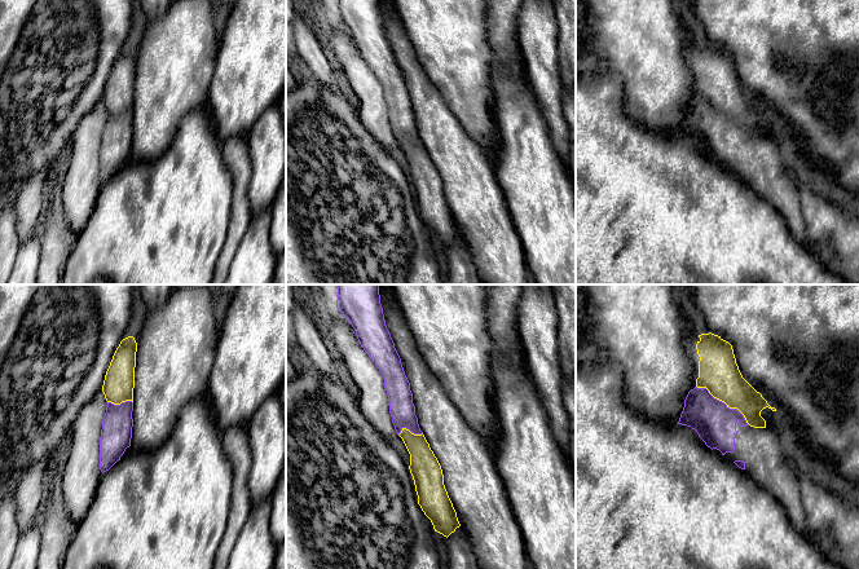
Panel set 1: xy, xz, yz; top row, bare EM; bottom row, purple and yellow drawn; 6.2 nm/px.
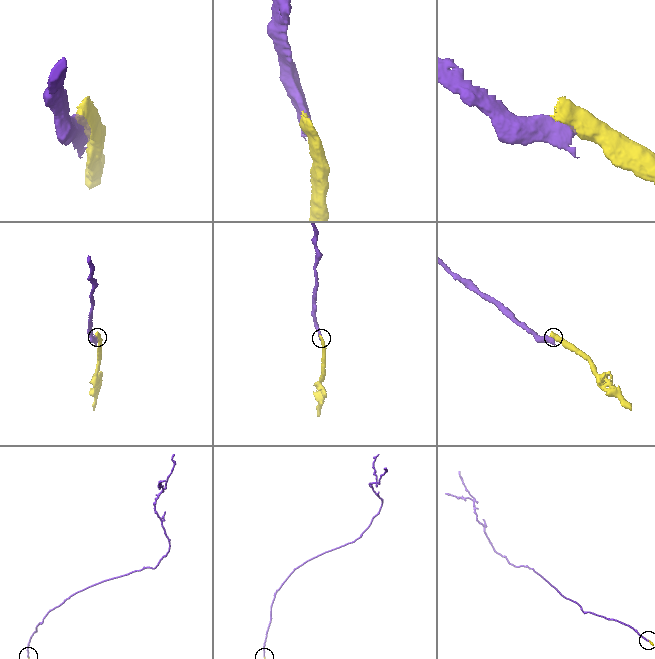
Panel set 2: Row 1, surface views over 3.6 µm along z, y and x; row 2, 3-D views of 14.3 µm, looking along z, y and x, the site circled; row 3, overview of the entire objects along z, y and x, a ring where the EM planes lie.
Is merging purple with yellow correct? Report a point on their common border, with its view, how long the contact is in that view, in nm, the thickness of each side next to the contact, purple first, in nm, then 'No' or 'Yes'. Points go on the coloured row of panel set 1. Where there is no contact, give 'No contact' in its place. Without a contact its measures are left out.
Touches purple at yz (723, 402). Shared border 420 nm. Thickness 260 nm (purple) against 260 nm. No

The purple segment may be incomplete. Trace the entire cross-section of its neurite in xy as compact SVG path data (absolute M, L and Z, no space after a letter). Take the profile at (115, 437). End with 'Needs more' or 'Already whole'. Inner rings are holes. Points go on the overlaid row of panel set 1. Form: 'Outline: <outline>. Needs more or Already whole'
Outline: M107 402L100 437L100 469L109 471L131 446L133 402Z. Already whole

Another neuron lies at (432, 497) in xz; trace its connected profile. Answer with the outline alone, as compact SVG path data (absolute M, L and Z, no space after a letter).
M402 428L398 435L410 454L410 473L414 480L418 504L431 520L435 531L449 537L461 526L457 512L444 485L441 466L424 435Z

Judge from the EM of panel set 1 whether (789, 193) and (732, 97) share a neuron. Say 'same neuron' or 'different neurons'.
same neuron

